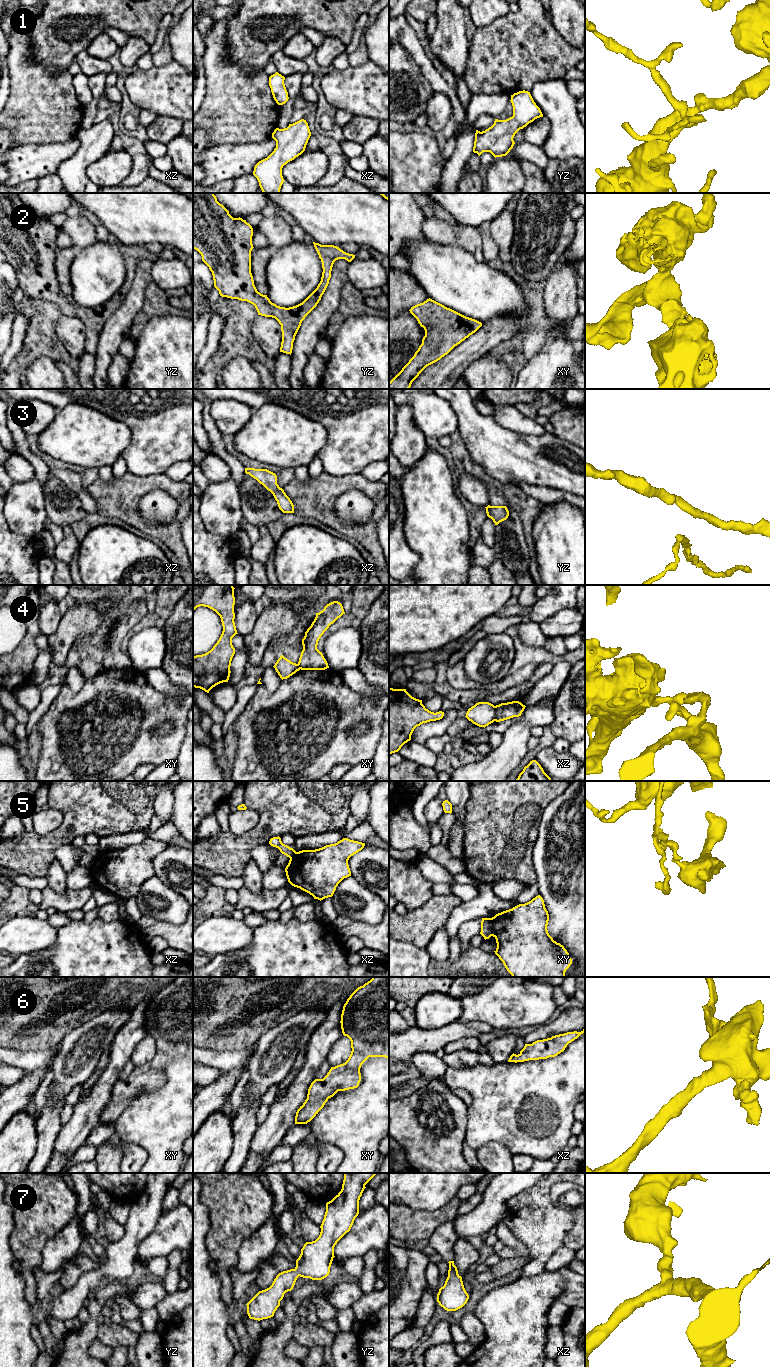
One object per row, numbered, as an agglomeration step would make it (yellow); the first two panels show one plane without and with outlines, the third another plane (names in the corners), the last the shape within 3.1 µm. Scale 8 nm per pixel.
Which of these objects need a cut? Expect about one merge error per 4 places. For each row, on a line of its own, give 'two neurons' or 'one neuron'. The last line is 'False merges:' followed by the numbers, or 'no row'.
1: one neuron
2: one neuron
3: one neuron
4: two neurons
5: two neurons
6: one neuron
7: one neuron
False merges: 4, 5

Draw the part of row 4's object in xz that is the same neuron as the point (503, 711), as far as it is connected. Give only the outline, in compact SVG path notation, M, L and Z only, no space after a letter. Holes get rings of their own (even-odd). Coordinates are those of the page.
M512 701L507 703L501 703L495 706L495 721L500 722L513 717L521 716L522 712L525 709L519 701Z

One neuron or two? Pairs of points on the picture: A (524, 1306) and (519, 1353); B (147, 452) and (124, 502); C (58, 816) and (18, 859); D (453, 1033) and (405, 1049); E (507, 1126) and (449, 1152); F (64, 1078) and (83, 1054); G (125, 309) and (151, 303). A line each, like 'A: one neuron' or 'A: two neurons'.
A: one neuron
B: two neurons
C: two neurons
D: one neuron
E: two neurons
F: one neuron
G: two neurons

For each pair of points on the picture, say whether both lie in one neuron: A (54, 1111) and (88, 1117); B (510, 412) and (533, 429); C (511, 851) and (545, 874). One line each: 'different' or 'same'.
A: different
B: same
C: different

